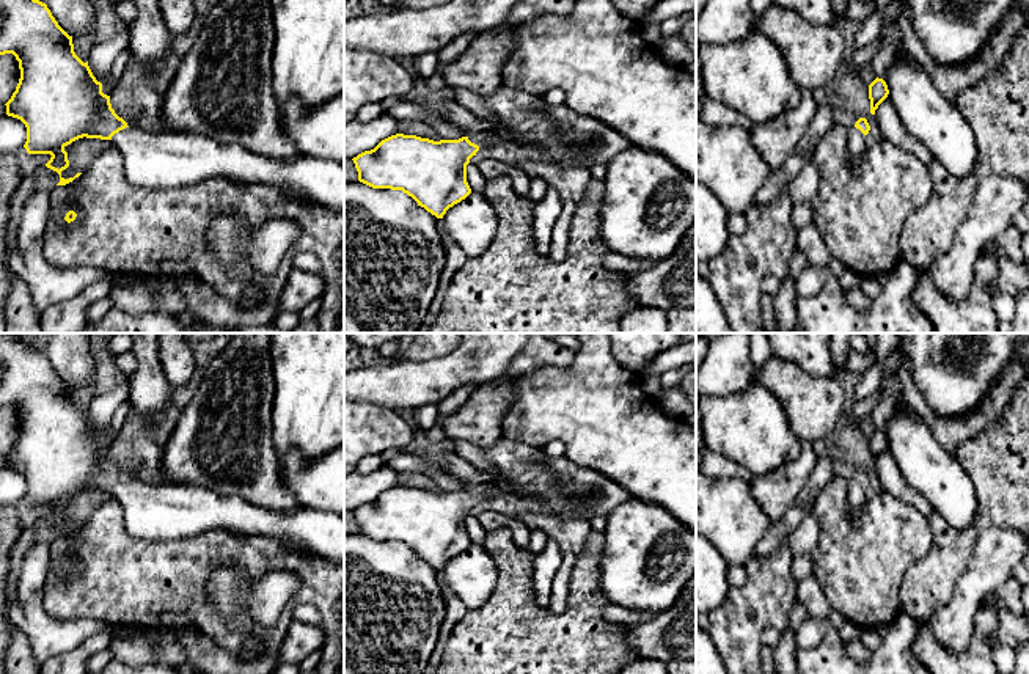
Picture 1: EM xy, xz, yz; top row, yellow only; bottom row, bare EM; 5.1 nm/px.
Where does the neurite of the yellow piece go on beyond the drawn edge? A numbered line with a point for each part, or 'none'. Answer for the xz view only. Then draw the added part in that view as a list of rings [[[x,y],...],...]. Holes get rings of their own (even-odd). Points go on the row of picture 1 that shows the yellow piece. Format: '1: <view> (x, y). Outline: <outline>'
1: xz (481, 139). Outline: [[[493,130],[492,134],[490,132],[470,134],[468,140],[478,145],[479,149],[492,146],[496,140],[507,141],[507,143],[517,143],[515,137],[506,132],[500,132],[500,130]]]

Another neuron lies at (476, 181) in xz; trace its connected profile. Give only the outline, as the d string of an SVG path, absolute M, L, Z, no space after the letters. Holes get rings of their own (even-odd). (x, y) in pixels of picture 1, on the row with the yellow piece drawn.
M474 163L467 165L467 182L474 193L484 195L485 176L481 173L479 167Z

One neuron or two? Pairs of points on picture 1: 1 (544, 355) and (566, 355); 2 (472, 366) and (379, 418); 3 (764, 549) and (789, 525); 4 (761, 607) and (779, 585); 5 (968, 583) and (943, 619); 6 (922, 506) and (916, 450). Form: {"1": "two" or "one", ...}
{"1": "one", "2": "two", "3": "one", "4": "one", "5": "one", "6": "two"}

